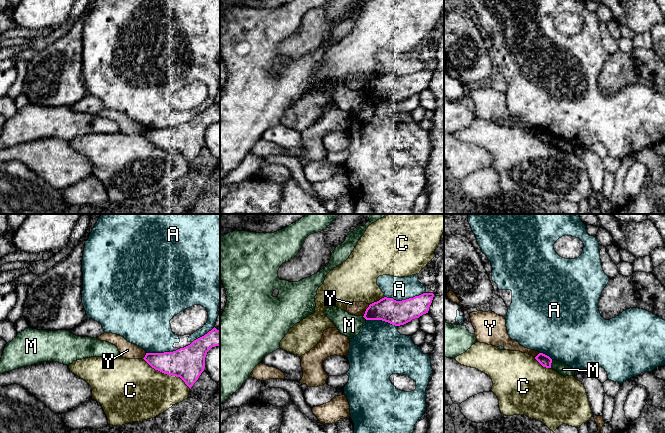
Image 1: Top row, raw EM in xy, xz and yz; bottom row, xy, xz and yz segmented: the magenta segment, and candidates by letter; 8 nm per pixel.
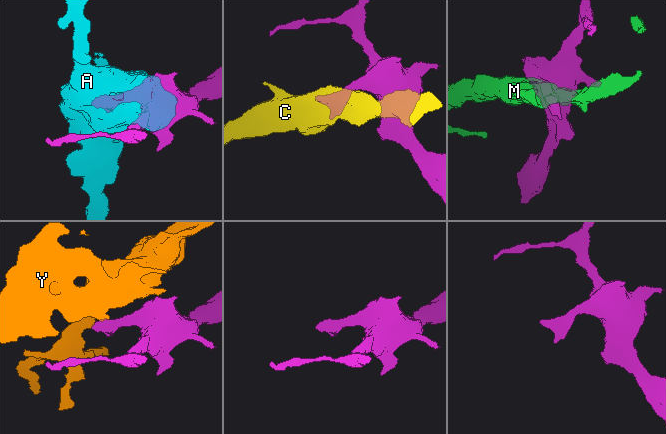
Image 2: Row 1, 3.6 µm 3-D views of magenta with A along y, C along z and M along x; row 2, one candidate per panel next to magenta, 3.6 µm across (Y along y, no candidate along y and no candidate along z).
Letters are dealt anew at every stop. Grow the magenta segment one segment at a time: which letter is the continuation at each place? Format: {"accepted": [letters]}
{"accepted": []}

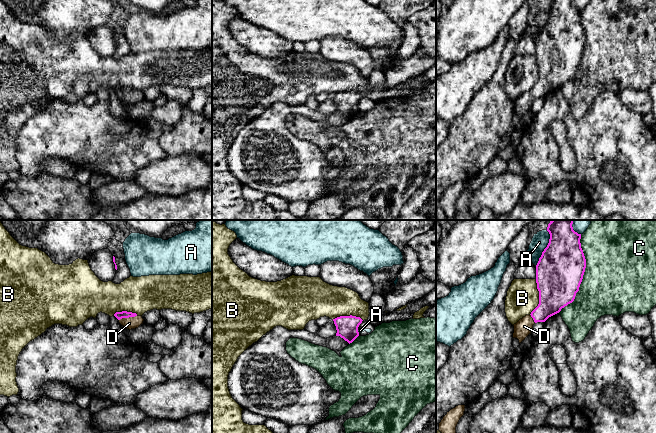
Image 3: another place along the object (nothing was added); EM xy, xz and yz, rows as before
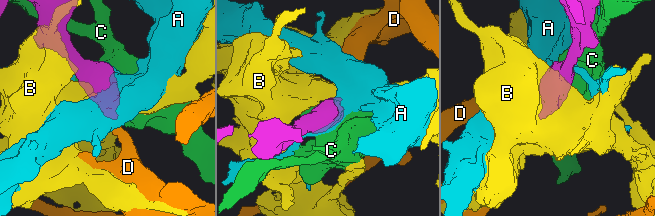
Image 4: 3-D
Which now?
{"accepted": ["D"]}

